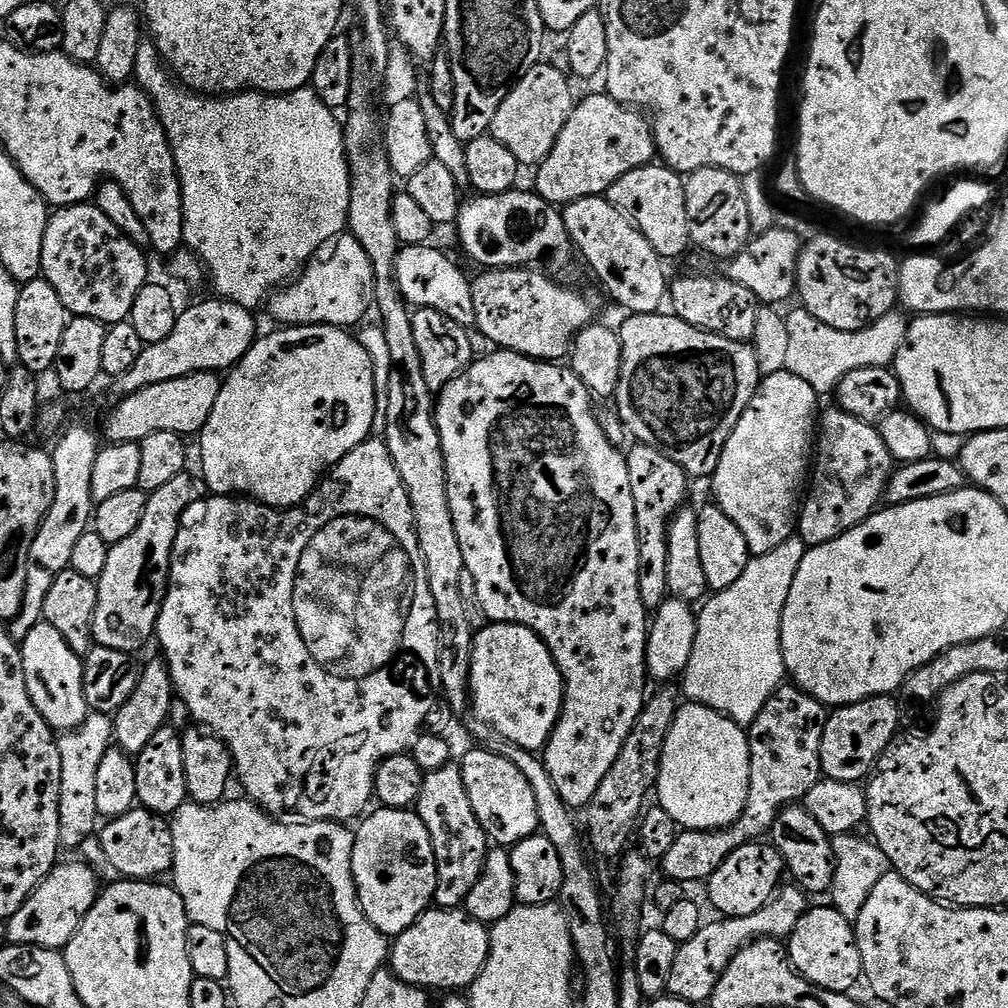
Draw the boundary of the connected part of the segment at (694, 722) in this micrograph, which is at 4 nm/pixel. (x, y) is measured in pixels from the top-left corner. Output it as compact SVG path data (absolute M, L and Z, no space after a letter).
M684 702L677 707L676 716L672 719L672 725L669 727L668 733L664 738L664 745L661 747L660 754L660 773L656 776L656 787L654 796L657 796L659 807L666 810L666 814L670 814L670 818L674 818L674 822L685 830L702 830L704 833L711 833L713 828L729 828L741 814L744 813L746 806L746 798L748 797L748 787L750 786L750 746L748 745L747 731L741 725L736 724L729 716L723 716L720 712L710 710L701 704L693 704Z

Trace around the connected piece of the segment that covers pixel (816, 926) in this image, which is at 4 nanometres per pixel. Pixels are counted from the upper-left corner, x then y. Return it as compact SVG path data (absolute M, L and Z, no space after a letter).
M831 906L825 908L809 907L808 913L794 926L794 930L786 937L788 958L793 968L806 977L811 984L819 988L825 988L831 992L851 993L856 983L861 983L864 967L862 966L862 954L858 954L858 942L856 941L856 930L853 921L841 914L839 910Z

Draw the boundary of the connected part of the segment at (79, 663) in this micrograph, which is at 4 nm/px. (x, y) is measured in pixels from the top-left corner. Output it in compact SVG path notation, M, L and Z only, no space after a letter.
M40 623L26 634L20 649L22 666L26 674L26 690L42 718L57 733L71 732L89 714L86 694L82 690L83 659L66 646L66 638L54 630L54 626Z

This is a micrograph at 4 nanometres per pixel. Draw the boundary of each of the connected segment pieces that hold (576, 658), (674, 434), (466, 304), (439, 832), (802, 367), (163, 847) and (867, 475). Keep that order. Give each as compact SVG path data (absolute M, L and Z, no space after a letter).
M492 350L489 356L484 356L481 360L480 357L473 359L434 400L436 425L446 466L446 494L450 498L450 514L454 514L454 530L458 530L458 542L462 546L464 571L467 579L472 579L472 588L476 591L475 603L483 615L484 612L488 615L489 621L497 624L521 624L534 630L534 634L538 634L538 638L542 638L544 645L552 651L554 662L564 679L564 701L560 707L560 717L548 743L542 749L542 759L544 769L554 782L554 790L558 790L562 802L566 802L573 810L583 809L590 798L594 798L594 790L598 790L598 786L602 786L602 778L610 774L610 766L614 766L630 730L634 730L638 714L644 709L644 658L650 627L649 609L642 602L642 594L638 594L638 538L628 462L625 453L608 441L597 413L592 413L592 403L592 393L577 378L571 367L534 360L505 350Z
M651 312L645 316L632 314L627 318L629 320L618 328L622 342L622 370L614 397L615 411L633 441L666 454L666 458L678 462L689 477L710 478L716 473L722 450L730 434L734 434L734 426L738 426L738 418L742 418L746 406L750 406L762 379L753 345L703 332L671 314Z
M431 243L401 247L396 255L396 281L413 309L438 310L438 314L454 318L458 326L471 329L475 325L473 281L447 254L443 247Z
M450 762L425 775L414 811L422 818L426 830L430 830L430 846L434 846L435 907L459 908L482 874L482 866L490 847L488 835L482 830L474 814L474 806L470 806L470 794L466 794L466 782L462 782L459 763Z
M802 306L796 308L785 315L788 345L784 369L808 382L820 396L829 395L850 370L862 369L864 366L889 367L896 359L910 323L903 311L893 310L862 330L835 330L819 322Z
M137 806L126 814L115 816L99 829L98 840L99 836L100 848L104 851L109 866L120 872L116 874L121 877L129 880L152 880L167 877L172 871L174 838L169 821L149 812L147 808Z
M832 406L832 409L826 412L818 420L818 439L814 444L810 483L798 509L798 535L800 541L808 548L817 548L826 542L837 540L877 511L884 498L884 487L888 485L894 471L892 455L890 450L886 450L886 442L882 442L877 425L862 422L854 418L854 414L843 412L839 406Z

